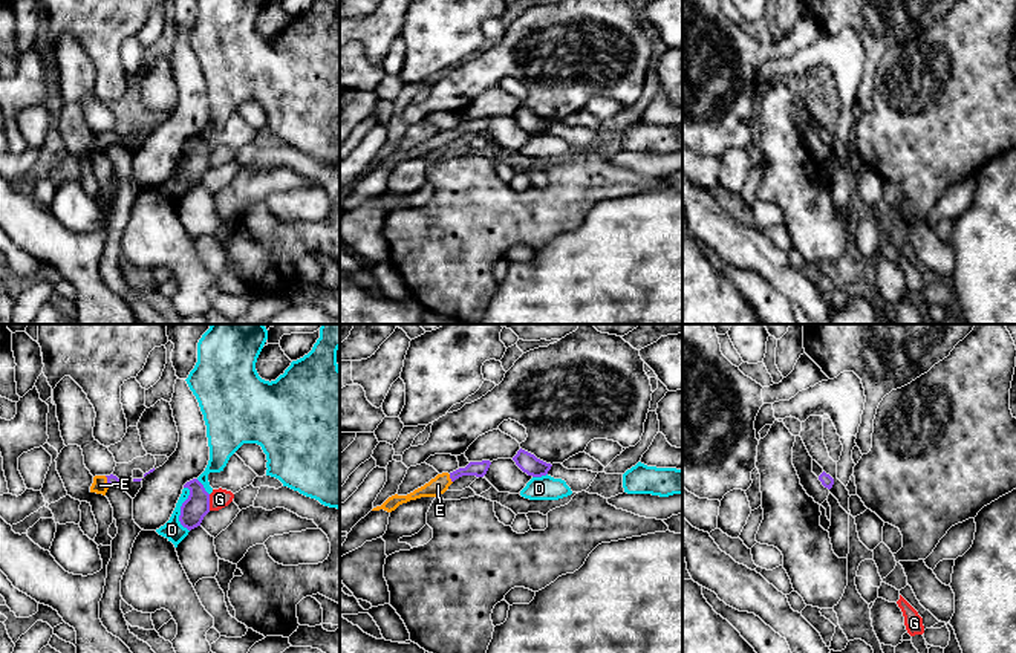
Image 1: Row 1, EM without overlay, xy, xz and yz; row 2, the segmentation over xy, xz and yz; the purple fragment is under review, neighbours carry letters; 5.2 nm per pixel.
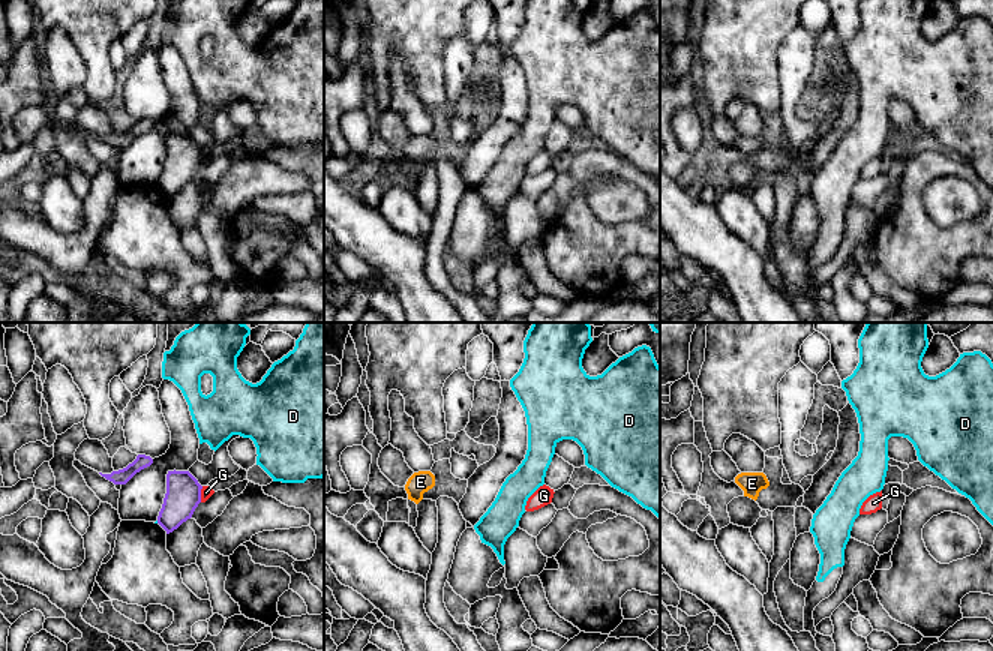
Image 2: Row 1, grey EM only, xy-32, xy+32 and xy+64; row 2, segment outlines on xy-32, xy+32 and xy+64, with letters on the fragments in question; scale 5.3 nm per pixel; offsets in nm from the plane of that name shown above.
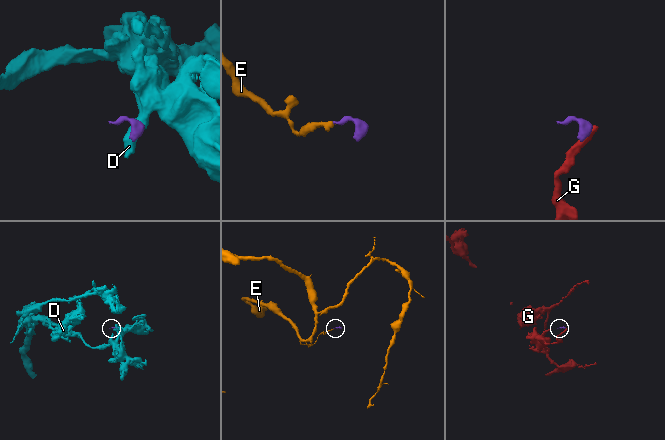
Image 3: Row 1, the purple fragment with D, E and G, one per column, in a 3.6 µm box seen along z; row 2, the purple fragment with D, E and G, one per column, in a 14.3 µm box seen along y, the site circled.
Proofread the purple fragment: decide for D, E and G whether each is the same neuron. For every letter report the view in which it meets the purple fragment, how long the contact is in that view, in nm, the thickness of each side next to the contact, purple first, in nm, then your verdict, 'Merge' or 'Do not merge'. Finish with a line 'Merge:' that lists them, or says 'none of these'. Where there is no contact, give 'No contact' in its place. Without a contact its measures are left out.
D: Touches purple in xy. Shared border 240 nm. Thickness 140 nm (purple) against 100 nm. Do not merge
E: Touches purple in xz. Shared border 50 nm. Thickness 80 nm (purple) against 90 nm. Merge
G: Touches purple in xy. Shared border 90 nm. Thickness 140 nm (purple) against 100 nm. Do not merge
Merge: E

